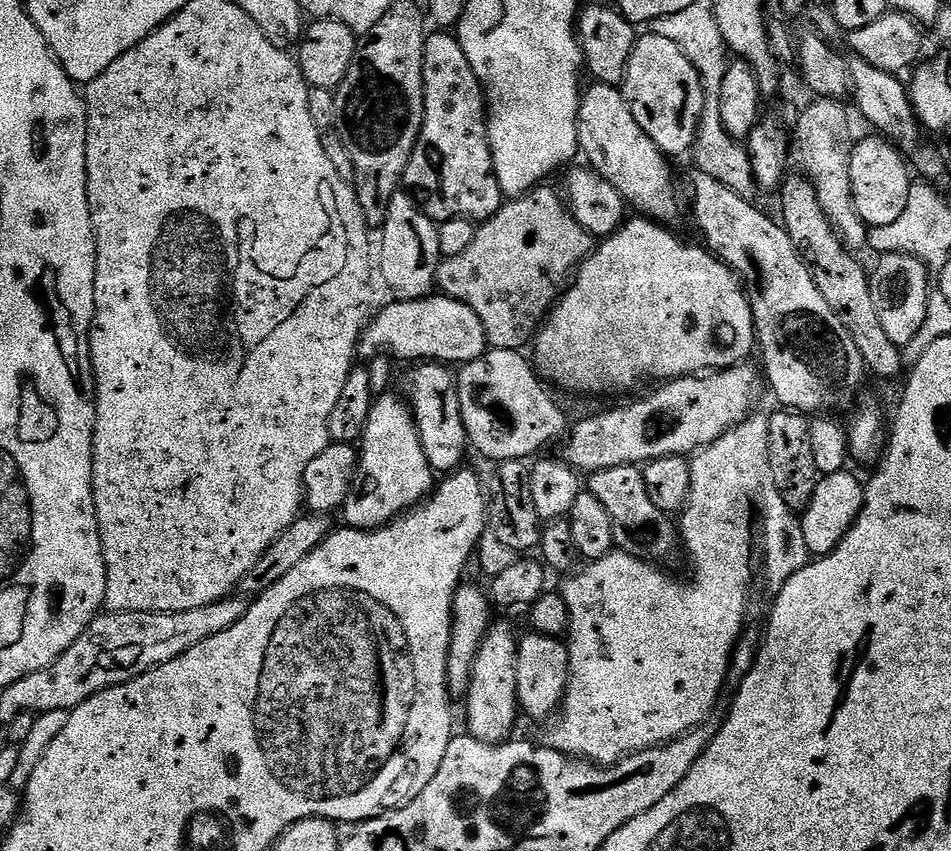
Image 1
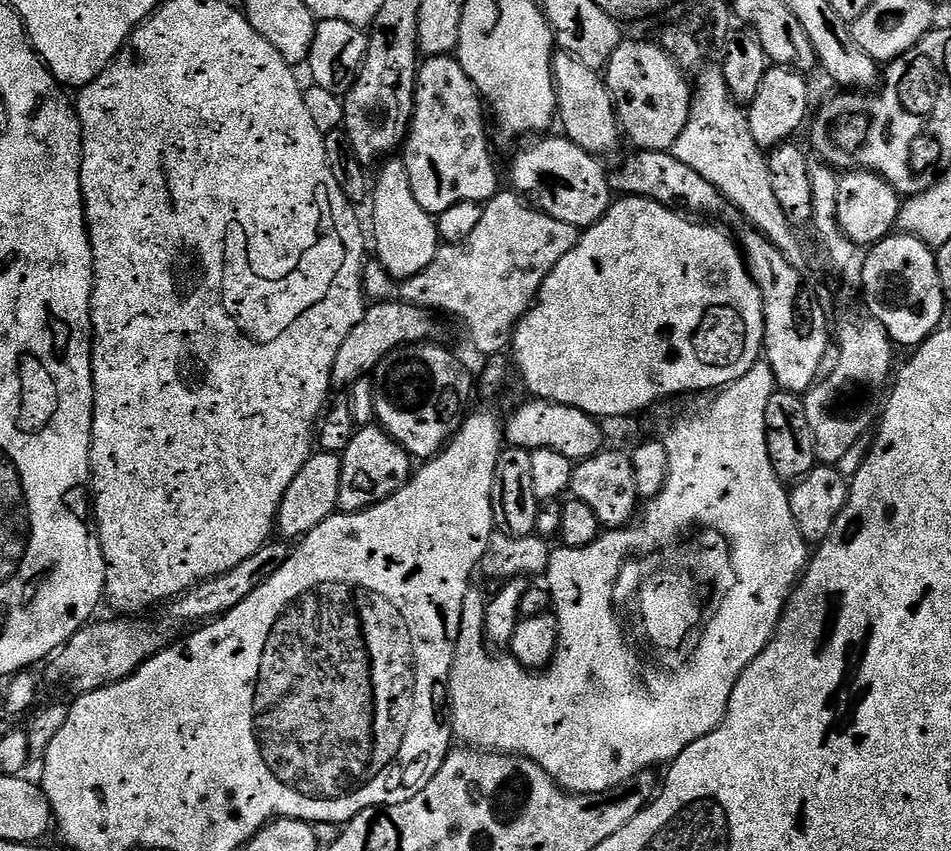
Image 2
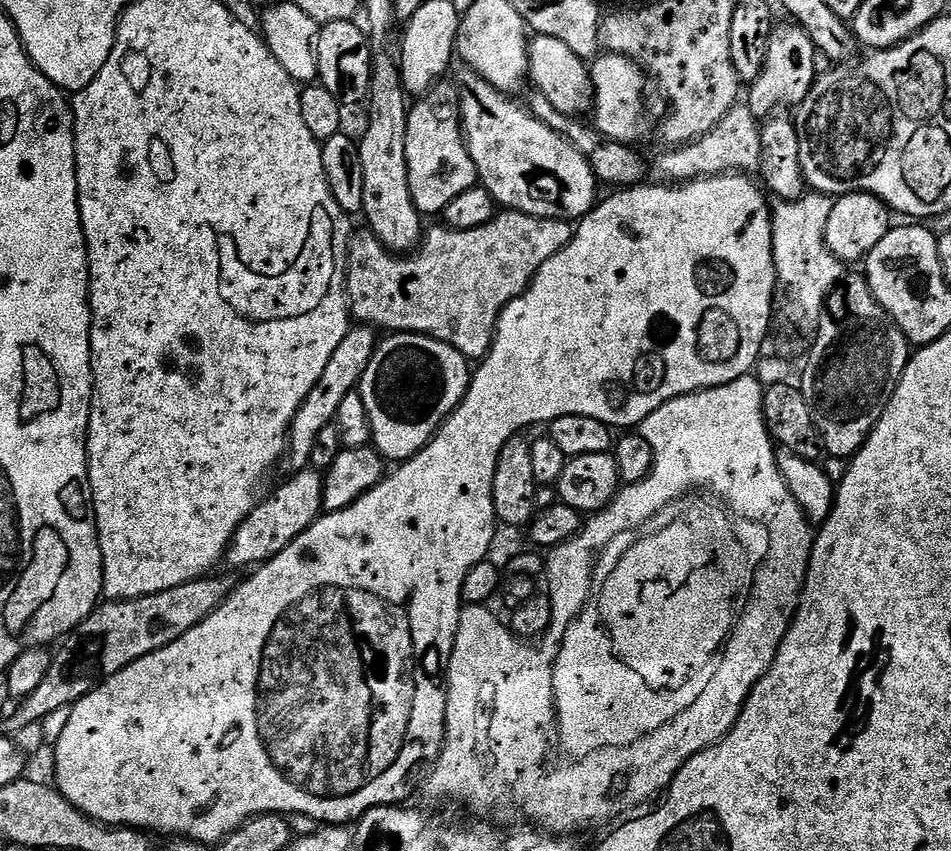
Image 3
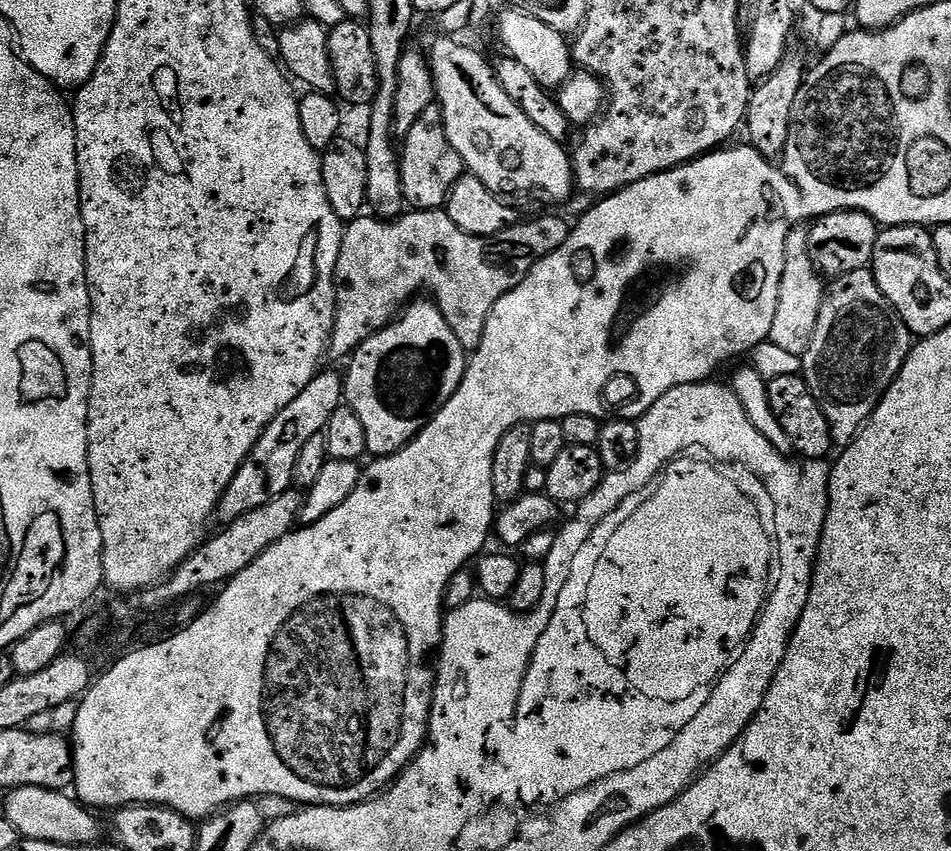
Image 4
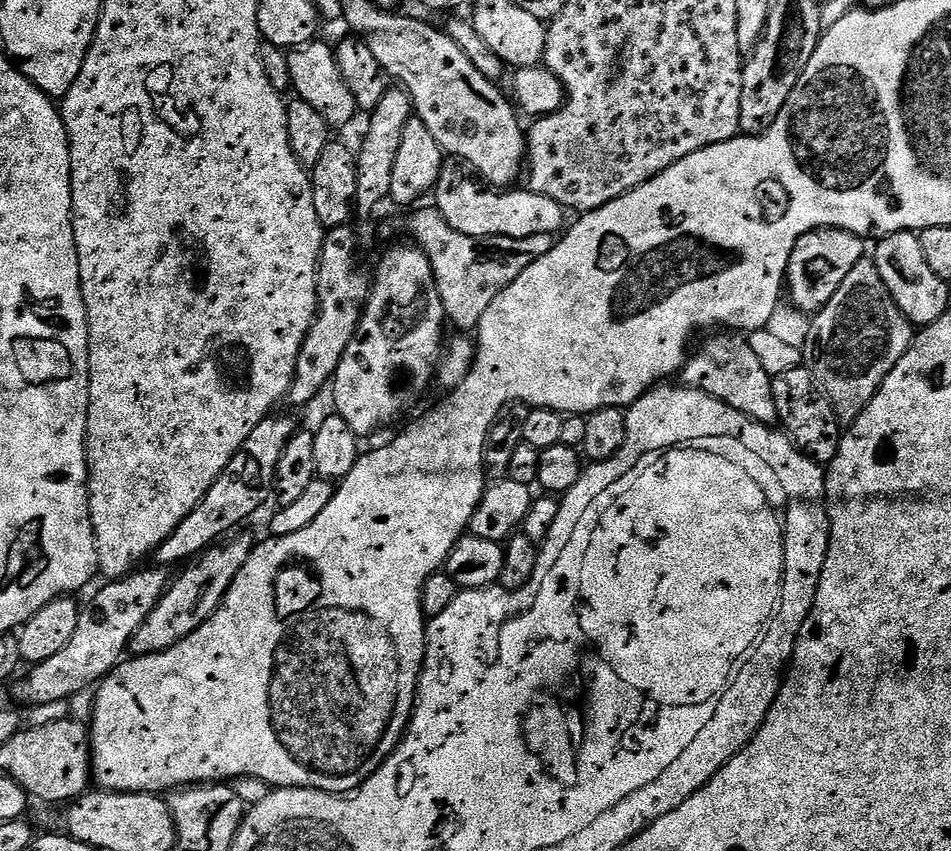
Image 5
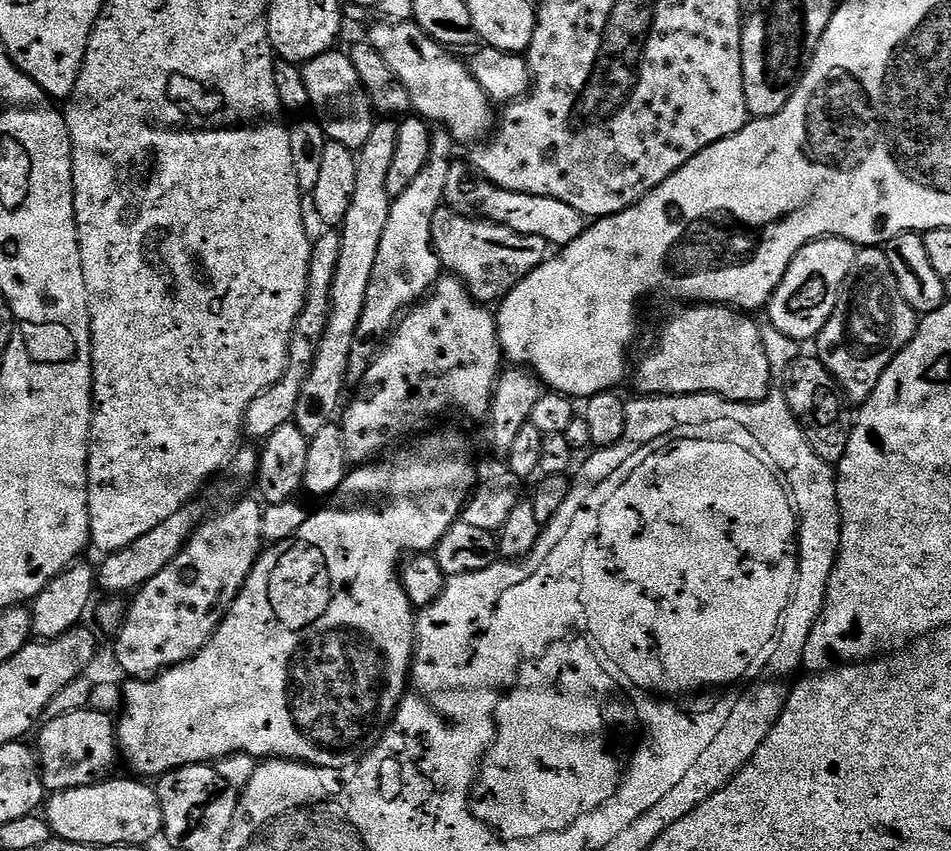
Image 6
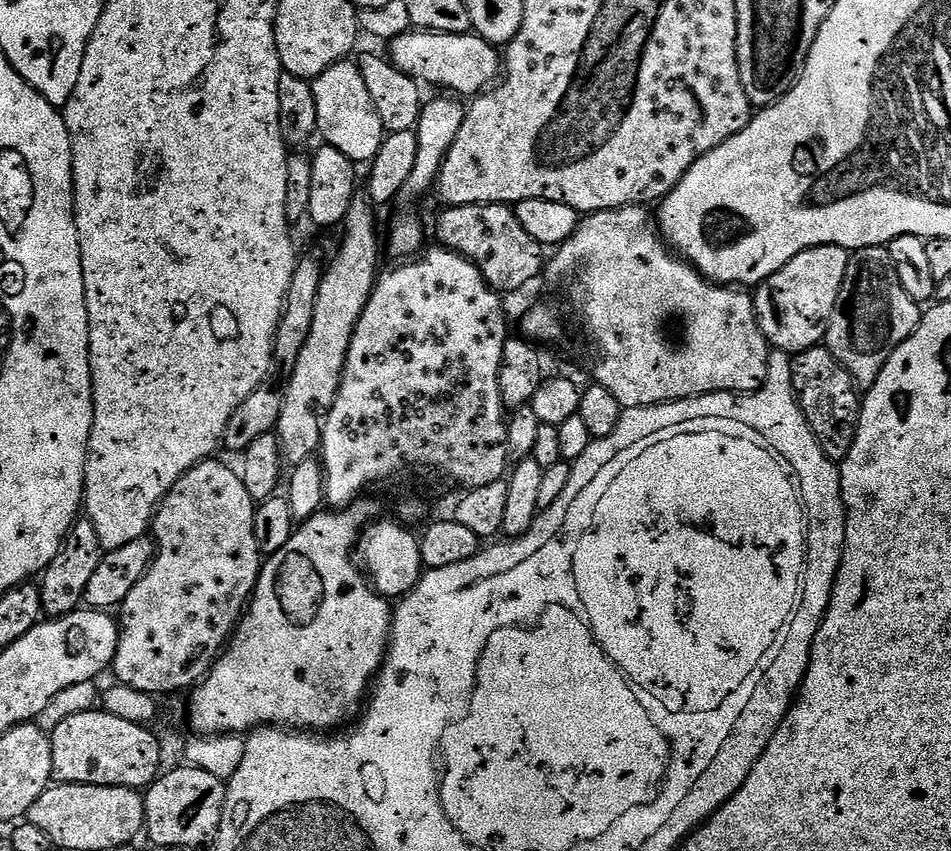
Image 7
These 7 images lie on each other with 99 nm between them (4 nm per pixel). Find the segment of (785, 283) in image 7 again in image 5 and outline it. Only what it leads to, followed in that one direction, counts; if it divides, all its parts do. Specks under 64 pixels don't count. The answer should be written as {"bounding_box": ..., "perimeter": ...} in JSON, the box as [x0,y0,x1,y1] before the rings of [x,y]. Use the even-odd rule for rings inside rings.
{"bounding_box":[786,228,865,314],"perimeter":[[[815,228],[810,234],[798,238],[788,263],[786,277],[786,286],[790,292],[792,290],[795,305],[807,314],[815,314],[824,308],[826,302],[830,302],[830,298],[834,298],[834,294],[838,294],[838,286],[842,286],[842,282],[846,282],[846,274],[850,274],[850,270],[854,270],[854,266],[858,266],[858,262],[865,259],[864,244],[865,241],[861,237],[842,228]]]}

